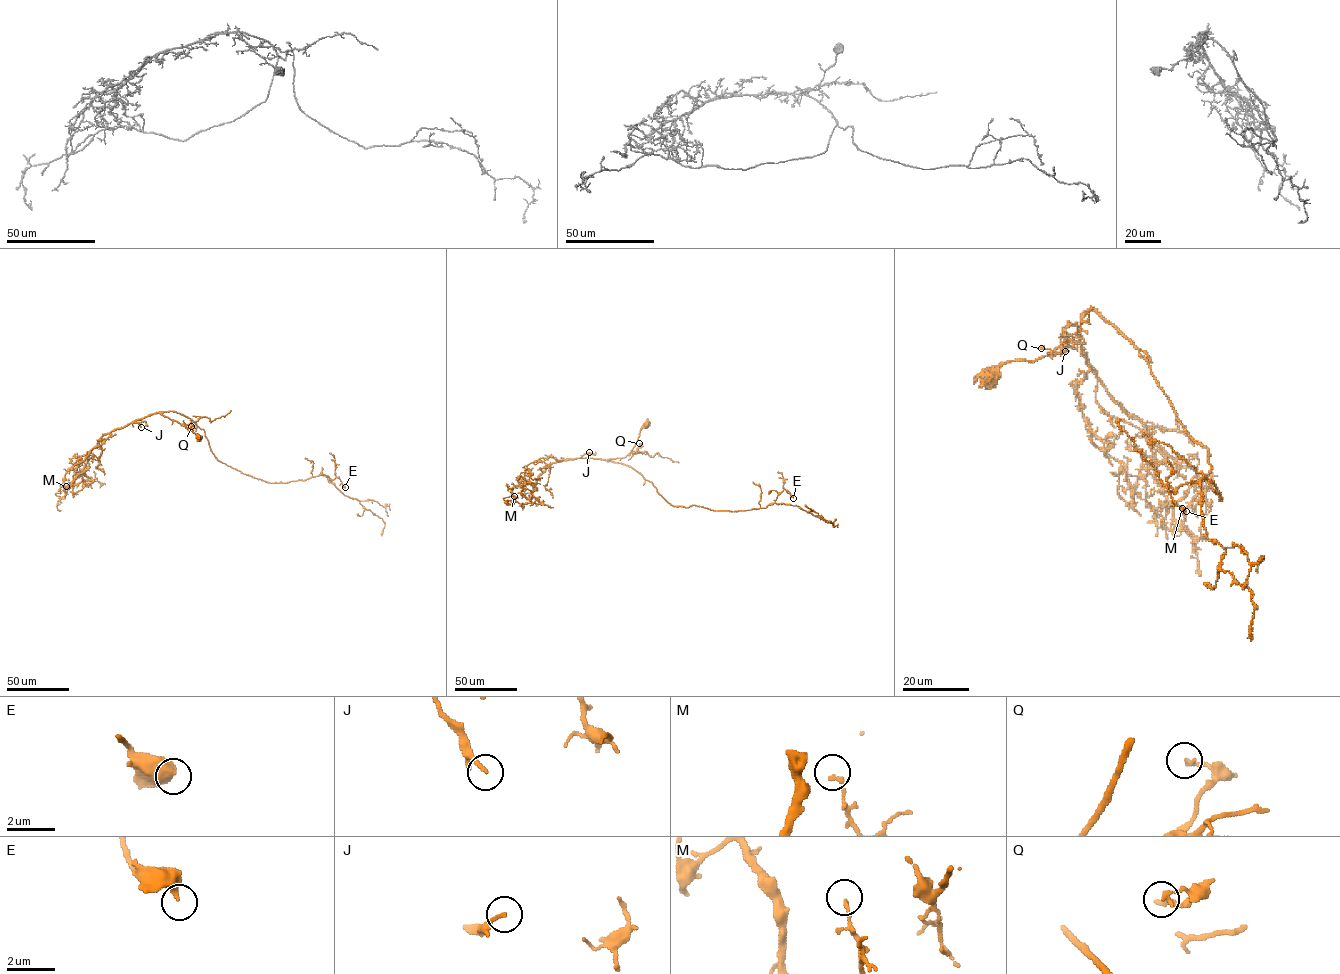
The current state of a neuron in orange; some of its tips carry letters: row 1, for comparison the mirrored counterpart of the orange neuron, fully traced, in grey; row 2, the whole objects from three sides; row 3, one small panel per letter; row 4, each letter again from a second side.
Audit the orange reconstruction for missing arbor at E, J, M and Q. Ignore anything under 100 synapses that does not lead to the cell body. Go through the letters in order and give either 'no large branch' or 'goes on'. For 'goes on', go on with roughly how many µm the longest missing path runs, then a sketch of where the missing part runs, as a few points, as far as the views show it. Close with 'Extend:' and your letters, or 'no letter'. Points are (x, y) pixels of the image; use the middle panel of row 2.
E: no large branch
J: no large branch
M: no large branch
Q: no large branch
Extend: no letter

